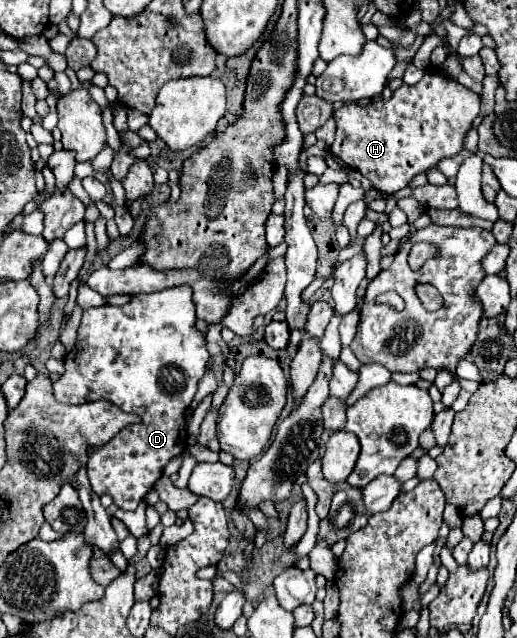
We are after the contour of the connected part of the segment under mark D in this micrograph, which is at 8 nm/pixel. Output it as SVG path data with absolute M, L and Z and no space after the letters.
M181 285L181 287L171 287L171 289L165 289L165 291L155 291L155 293L141 293L141 295L133 295L131 303L123 305L123 307L115 307L115 305L103 305L103 307L93 307L93 309L87 309L83 311L83 321L81 321L81 327L79 327L79 335L77 335L77 343L73 347L73 351L67 355L65 359L65 373L61 375L59 381L53 383L53 391L55 391L55 399L63 405L79 405L79 403L89 403L89 401L97 401L97 399L105 399L113 405L117 405L121 411L125 413L135 413L141 417L141 423L133 423L133 425L127 425L123 427L109 443L101 445L101 447L89 447L87 449L87 473L89 473L89 481L91 481L91 487L95 489L97 495L111 495L115 505L119 505L121 509L125 511L135 511L141 497L155 485L155 481L163 475L163 467L173 459L177 457L181 451L185 451L187 447L187 431L185 431L185 411L187 407L191 405L195 393L197 393L197 383L199 379L203 377L205 373L205 365L209 361L209 351L205 347L205 337L203 333L197 331L195 327L195 303L191 299L191 289L187 285Z

